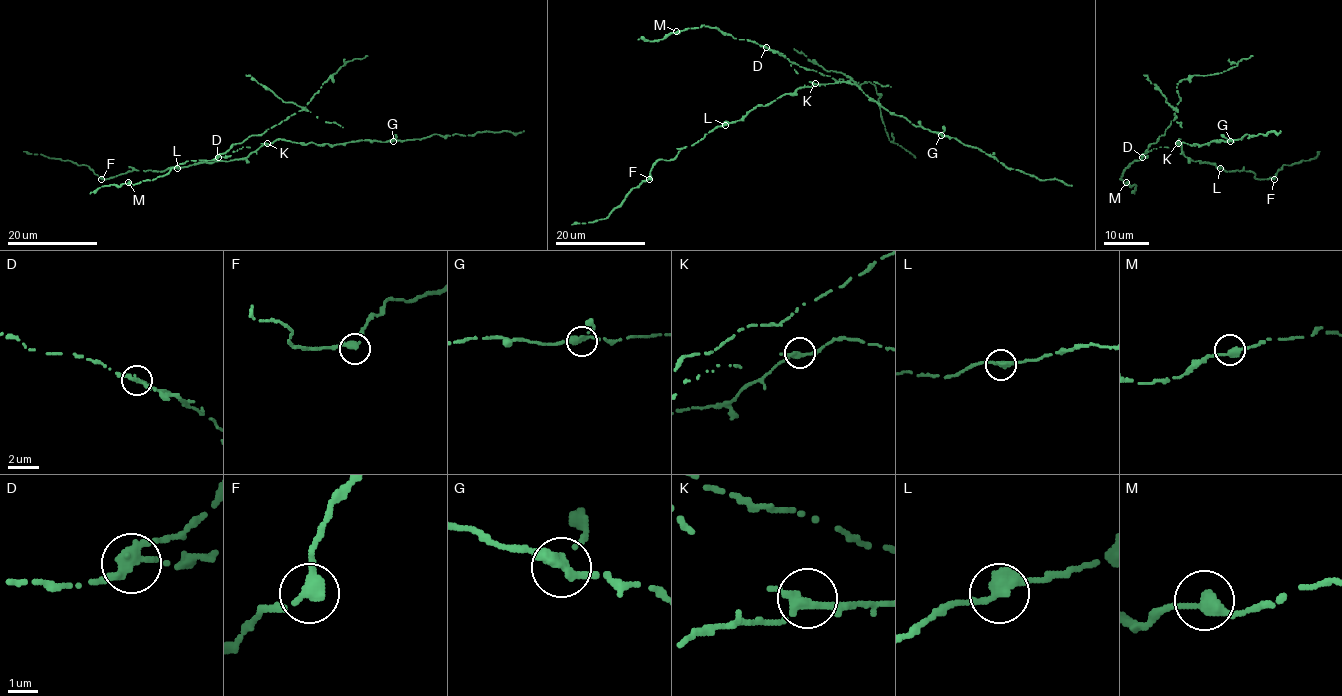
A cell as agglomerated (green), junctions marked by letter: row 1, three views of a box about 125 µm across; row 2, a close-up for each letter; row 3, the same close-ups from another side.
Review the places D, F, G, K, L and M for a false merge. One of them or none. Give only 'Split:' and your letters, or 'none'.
Split: D

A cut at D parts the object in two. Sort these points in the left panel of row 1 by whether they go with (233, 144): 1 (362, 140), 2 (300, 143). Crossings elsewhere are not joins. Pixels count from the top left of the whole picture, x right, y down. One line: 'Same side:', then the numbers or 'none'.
Same side: none

